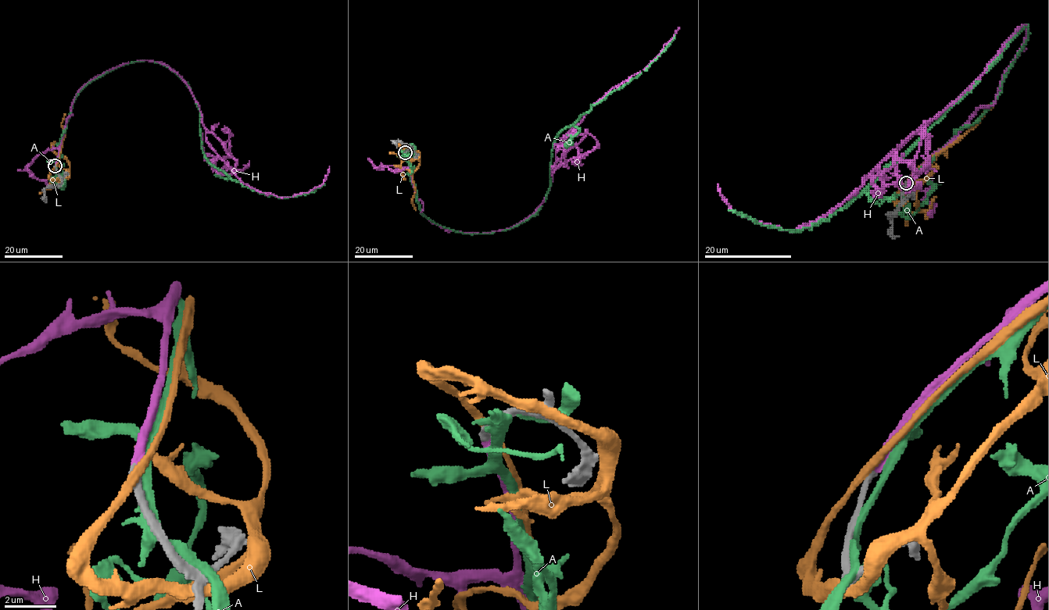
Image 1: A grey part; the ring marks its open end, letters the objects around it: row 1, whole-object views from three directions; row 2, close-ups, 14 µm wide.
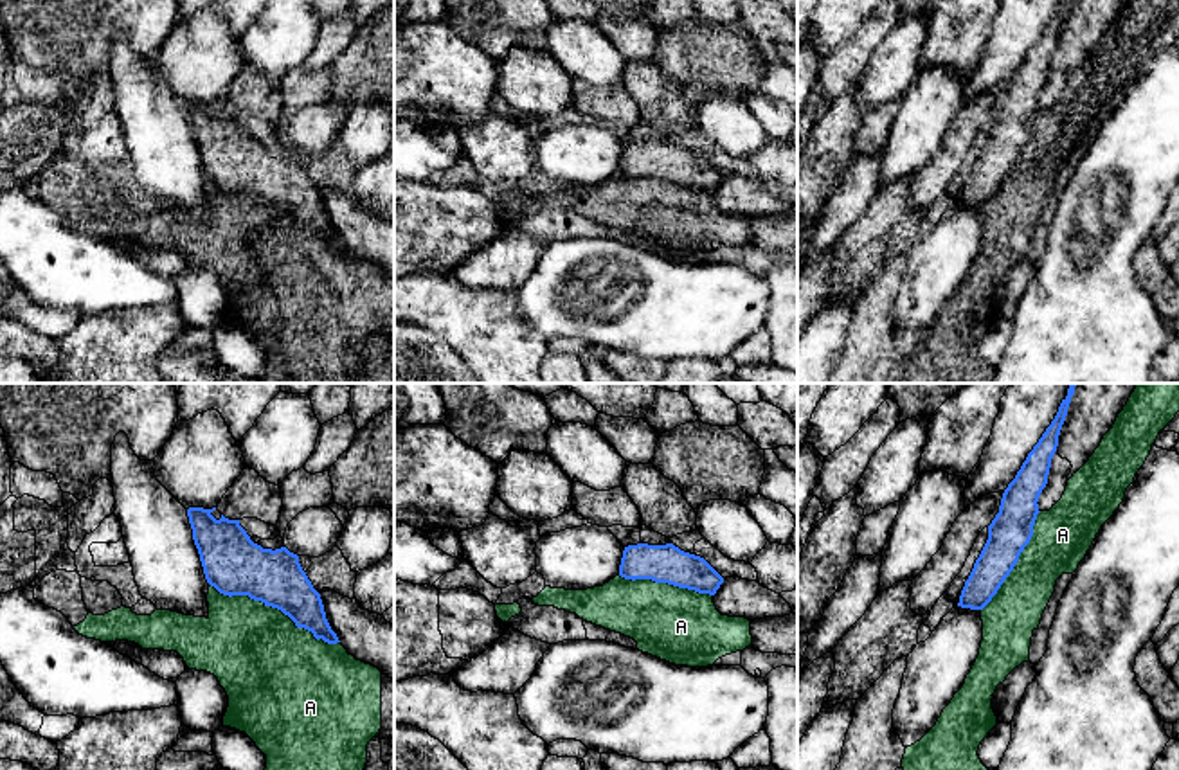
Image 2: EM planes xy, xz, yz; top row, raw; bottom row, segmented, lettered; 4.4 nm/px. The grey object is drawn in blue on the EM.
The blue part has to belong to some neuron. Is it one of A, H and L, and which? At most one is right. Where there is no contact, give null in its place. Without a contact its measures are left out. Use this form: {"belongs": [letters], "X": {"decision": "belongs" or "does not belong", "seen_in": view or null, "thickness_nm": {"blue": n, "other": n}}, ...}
{"belongs": ["H"], "A": {"decision": "does not belong", "seen_in": "xy", "thickness_nm": {"blue": 260, "other": 420}}, "H": {"decision": "belongs", "seen_in": null}, "L": {"decision": "does not belong", "seen_in": null}}

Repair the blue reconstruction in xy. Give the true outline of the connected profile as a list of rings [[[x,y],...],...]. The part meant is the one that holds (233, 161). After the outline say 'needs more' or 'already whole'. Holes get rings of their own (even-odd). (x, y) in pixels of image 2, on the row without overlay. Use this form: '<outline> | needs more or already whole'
[[[187,106],[207,180],[223,192],[248,192],[281,207],[317,237],[340,239],[299,153],[286,144],[263,146],[250,137],[239,117],[229,117],[223,112],[216,117],[211,112],[214,106]]] | already whole

